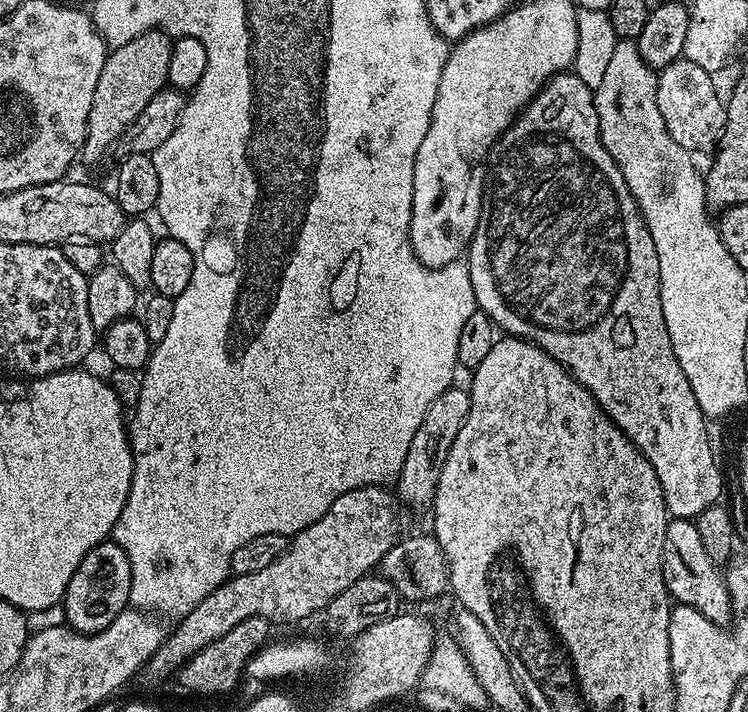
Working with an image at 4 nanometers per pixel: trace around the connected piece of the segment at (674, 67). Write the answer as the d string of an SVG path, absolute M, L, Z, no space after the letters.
M685 58L670 62L670 66L659 69L656 85L658 86L658 110L662 114L662 122L666 122L666 130L678 146L682 146L690 154L715 149L724 133L726 107L722 96L716 93L713 73Z

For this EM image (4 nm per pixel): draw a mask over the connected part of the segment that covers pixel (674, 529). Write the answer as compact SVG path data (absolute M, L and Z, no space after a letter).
M669 519L666 542L662 542L662 578L668 587L669 597L677 605L696 608L710 622L724 626L732 618L732 599L728 582L723 575L712 576L718 566L702 547L702 537L692 520Z

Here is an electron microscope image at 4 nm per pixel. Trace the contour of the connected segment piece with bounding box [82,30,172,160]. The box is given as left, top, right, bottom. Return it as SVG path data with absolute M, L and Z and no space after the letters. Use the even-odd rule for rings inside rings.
M159 30L138 34L138 38L117 44L109 51L102 74L98 74L98 86L94 86L94 102L90 102L82 156L88 160L100 160L118 144L130 122L146 110L150 98L168 84L171 53L172 40L168 33Z

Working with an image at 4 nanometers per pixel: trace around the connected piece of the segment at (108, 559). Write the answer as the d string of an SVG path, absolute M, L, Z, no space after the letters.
M111 538L103 540L86 558L82 558L82 566L74 570L74 578L70 578L70 586L66 586L66 594L62 601L64 619L67 627L76 632L101 632L114 622L120 612L129 607L130 598L130 558Z

